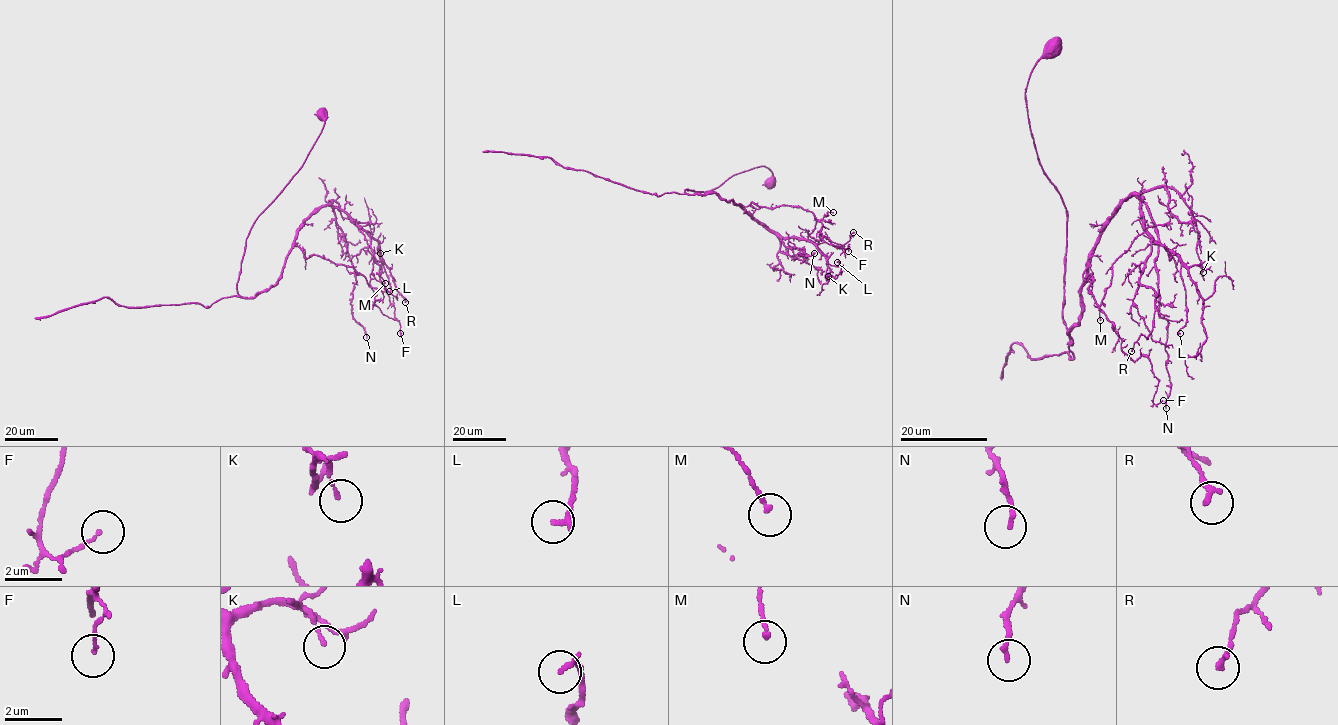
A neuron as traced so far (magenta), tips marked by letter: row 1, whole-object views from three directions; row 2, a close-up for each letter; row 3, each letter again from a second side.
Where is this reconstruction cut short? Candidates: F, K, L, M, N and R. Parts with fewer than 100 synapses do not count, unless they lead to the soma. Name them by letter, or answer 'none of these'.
none of these

